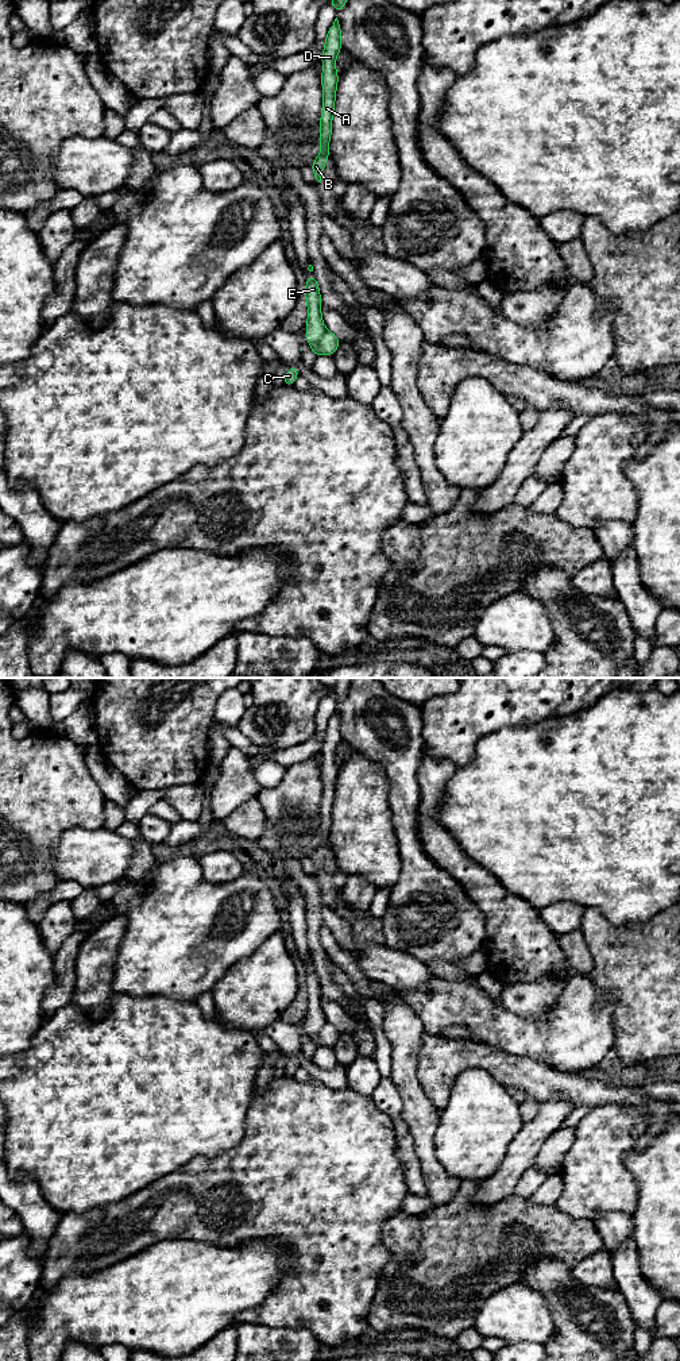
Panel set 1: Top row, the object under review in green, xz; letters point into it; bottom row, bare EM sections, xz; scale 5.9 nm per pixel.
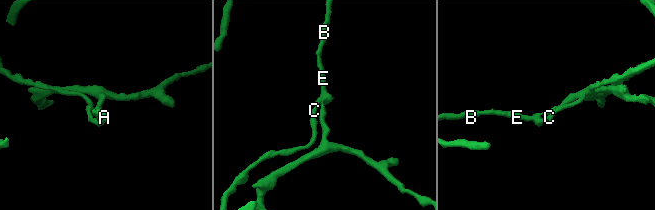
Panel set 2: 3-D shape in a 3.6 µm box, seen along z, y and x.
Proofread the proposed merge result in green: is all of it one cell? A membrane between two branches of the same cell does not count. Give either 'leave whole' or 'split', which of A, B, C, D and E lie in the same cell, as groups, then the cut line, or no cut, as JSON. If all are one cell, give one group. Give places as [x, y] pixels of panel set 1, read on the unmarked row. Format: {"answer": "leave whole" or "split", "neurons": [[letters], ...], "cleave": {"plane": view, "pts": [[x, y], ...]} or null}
{"answer": "split", "neurons": [["A", "B", "D", "E"], ["C"]], "cleave": {"plane": "xz", "pts": [[327, 1021], [310, 1038]]}}

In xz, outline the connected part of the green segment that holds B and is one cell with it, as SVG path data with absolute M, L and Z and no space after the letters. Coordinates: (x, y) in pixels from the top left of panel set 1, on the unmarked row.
M336 709L328 722L325 736L324 736L324 745L320 751L324 756L324 763L321 764L324 793L322 793L321 810L320 810L321 824L318 830L321 844L310 856L314 868L318 874L321 874L321 867L322 867L325 853L328 849L331 849L329 832L332 825L332 809L333 809L335 791L336 791L336 779L339 774L339 766L336 764L335 751L340 741L341 741L341 721L340 721L339 712Z

